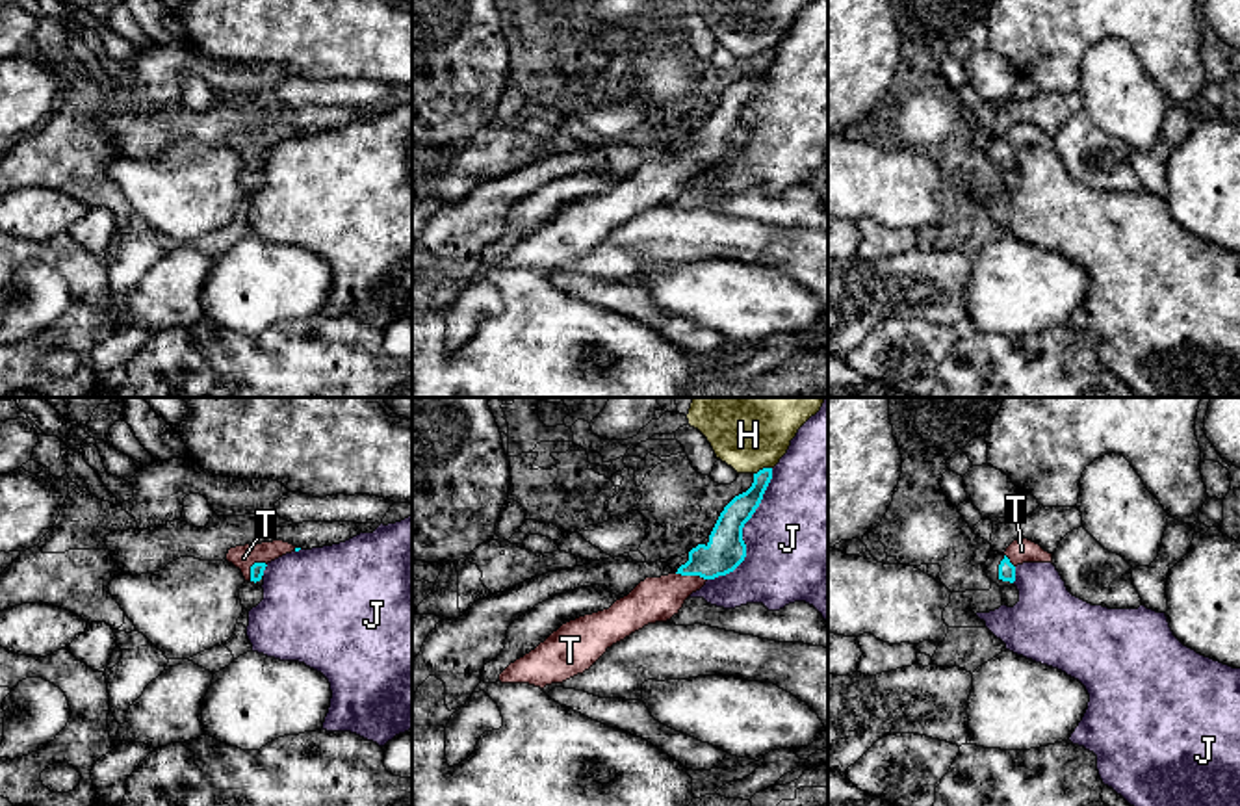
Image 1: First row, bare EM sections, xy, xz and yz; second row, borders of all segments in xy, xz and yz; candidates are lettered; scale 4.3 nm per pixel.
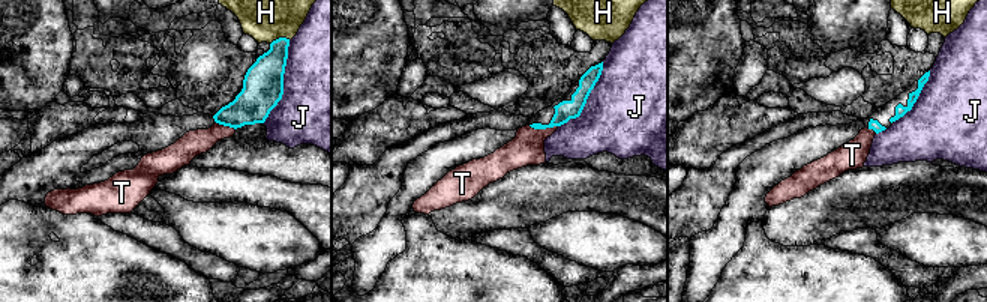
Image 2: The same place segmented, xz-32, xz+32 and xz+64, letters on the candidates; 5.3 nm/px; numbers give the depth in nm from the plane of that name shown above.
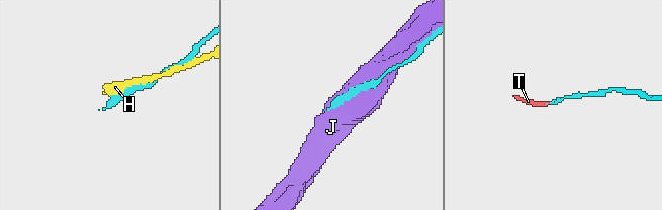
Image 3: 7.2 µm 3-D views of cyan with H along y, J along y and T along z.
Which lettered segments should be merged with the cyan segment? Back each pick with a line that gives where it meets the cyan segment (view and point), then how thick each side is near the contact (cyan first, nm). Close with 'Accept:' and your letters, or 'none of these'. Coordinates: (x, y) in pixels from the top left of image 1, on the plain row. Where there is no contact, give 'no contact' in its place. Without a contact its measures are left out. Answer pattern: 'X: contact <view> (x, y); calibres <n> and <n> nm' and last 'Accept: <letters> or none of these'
T: contact xz (691, 158); calibres 170 and 190 nm
Accept: T

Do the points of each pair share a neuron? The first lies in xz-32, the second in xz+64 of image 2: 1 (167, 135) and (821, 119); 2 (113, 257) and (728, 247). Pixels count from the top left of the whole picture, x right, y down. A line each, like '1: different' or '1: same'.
1: same
2: different

